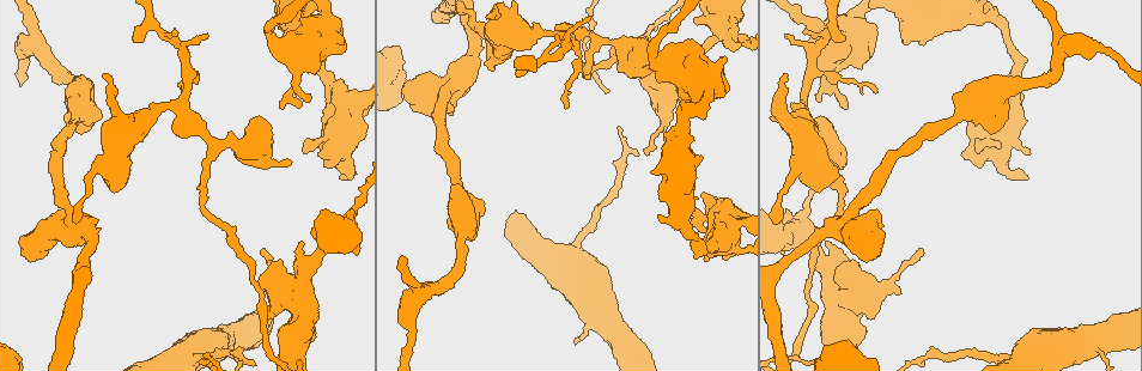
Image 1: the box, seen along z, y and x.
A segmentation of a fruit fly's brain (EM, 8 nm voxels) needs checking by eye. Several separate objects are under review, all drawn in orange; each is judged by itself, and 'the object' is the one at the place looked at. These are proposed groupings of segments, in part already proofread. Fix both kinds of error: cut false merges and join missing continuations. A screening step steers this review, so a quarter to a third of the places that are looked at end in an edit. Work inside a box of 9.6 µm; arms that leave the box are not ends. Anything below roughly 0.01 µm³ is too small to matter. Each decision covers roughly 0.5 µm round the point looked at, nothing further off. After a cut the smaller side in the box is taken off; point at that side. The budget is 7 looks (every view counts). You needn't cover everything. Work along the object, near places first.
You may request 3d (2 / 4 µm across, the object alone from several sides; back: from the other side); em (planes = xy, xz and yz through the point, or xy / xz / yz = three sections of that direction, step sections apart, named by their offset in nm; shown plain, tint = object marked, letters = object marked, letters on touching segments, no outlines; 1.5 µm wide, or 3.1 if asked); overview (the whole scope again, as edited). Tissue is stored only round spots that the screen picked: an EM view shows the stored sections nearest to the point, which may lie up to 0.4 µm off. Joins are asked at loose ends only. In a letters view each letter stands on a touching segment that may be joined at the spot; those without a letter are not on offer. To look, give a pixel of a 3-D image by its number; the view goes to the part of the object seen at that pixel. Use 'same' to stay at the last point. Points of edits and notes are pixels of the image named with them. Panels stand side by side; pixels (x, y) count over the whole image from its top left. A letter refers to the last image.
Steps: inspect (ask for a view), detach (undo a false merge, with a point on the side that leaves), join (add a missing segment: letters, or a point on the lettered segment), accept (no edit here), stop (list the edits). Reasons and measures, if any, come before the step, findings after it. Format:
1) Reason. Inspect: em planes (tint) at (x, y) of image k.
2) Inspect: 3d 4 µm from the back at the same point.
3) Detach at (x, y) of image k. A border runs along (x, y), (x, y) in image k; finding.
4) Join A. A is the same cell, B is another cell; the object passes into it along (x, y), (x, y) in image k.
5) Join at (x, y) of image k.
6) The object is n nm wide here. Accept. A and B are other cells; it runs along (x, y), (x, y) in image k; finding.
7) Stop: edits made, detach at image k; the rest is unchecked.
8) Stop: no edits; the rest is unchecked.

Free end. Inspect: em planes (letters) at (311, 98) of image 1.

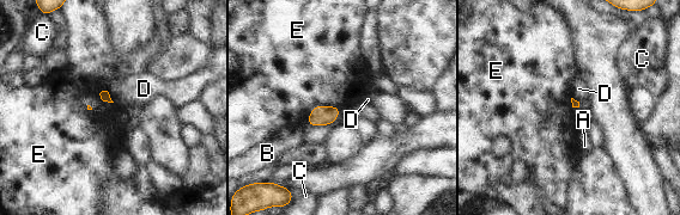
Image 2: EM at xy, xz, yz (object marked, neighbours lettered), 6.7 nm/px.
Accept. A, B, C, D and E are other cells; a border runs along (340, 106), (314, 106), (305, 124) in image 2; no lettered segment goes on from it.

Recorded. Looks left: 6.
Stops while still wide. Inspect: em xz step 8 (tint) at (834, 278) of image 1.

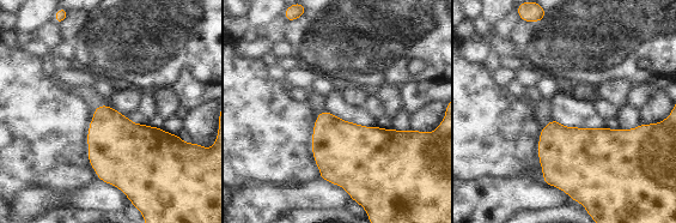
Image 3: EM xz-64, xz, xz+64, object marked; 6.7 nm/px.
Inspect: em planes (letters) at the same point.

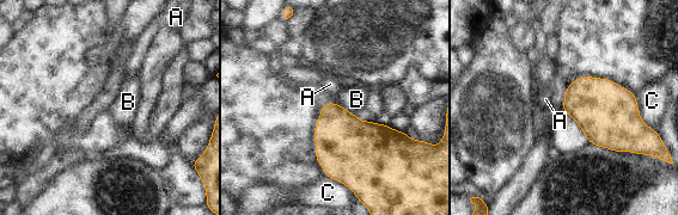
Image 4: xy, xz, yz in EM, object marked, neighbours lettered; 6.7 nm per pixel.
Accept. A, B and C are other cells; a border runs along (342, 106), (350, 112) in image 4; none of them fits.

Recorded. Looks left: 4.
Sudden change in width. Inspect: 3d 4 µm at (1094, 348) of image 1.

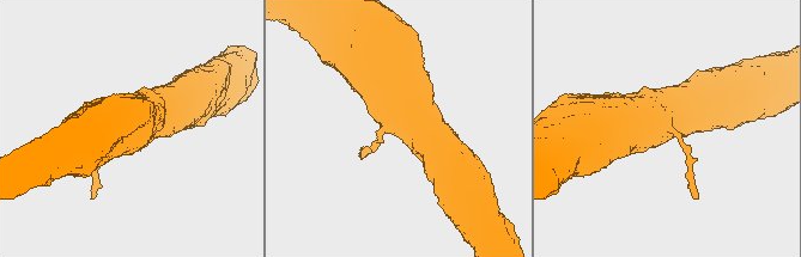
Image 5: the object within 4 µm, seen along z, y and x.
Now the EM. Inspect: em planes (letters) at (669, 127) of image 5.

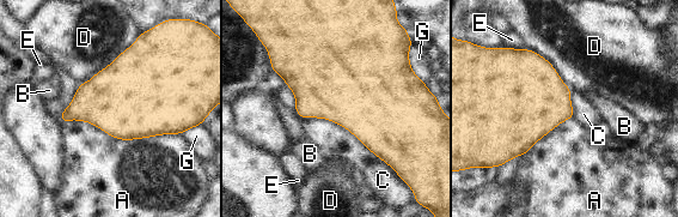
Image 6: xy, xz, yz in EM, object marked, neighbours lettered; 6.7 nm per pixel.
Accept. A, B, C, D, E and G are other cells; a border runs along (304, 119), (343, 126), (394, 170) in image 6; continuous, no second neuron.

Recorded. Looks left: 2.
Stop: no edits; the rest is unchecked.

